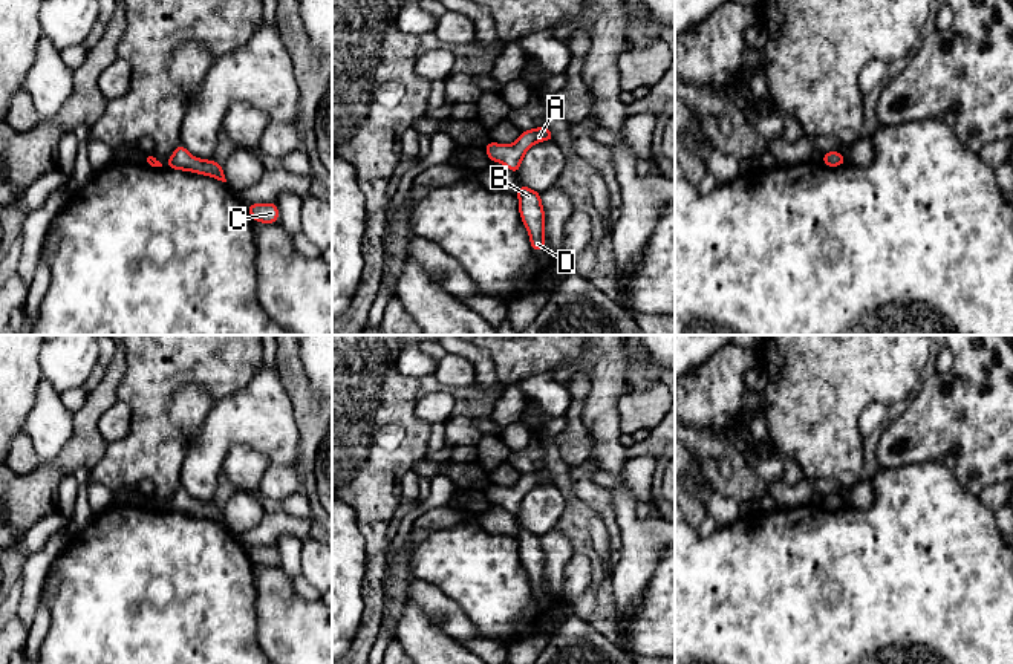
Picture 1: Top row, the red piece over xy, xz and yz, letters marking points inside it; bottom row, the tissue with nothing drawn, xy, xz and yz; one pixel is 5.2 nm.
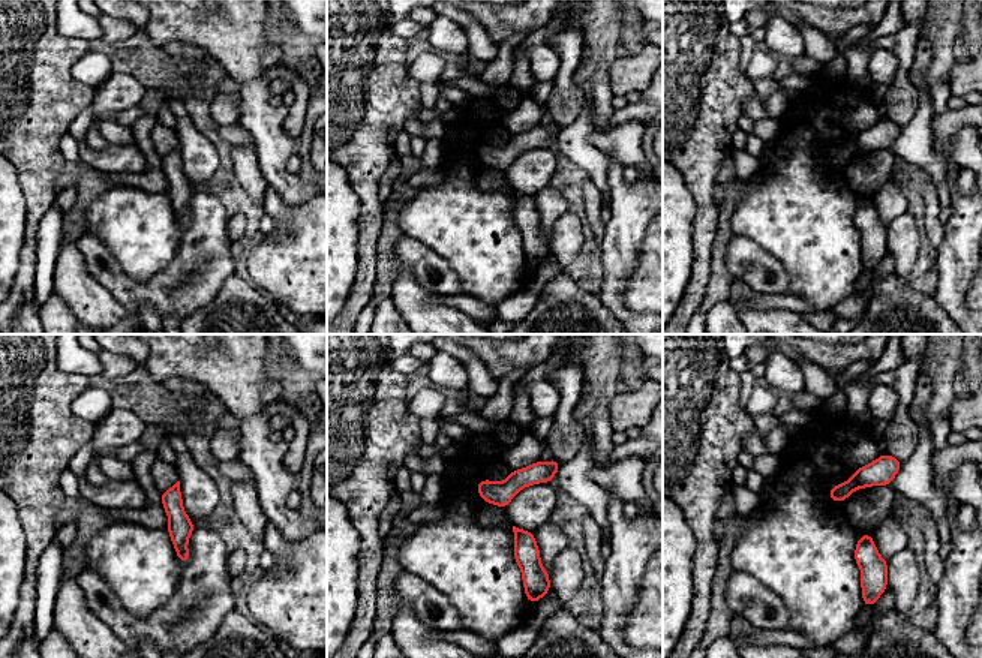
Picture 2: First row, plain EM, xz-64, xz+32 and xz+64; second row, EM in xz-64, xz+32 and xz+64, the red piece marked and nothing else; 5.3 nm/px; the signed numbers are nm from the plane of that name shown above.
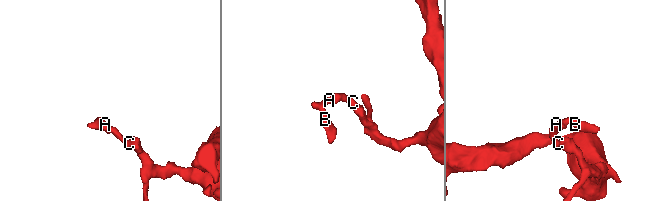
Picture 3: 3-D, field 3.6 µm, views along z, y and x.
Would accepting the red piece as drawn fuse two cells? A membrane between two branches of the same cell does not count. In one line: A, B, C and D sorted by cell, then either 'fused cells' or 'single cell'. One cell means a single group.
groups A B C D; single cell

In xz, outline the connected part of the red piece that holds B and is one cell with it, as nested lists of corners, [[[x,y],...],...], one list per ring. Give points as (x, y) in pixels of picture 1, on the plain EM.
[[[520,526],[516,537],[519,540],[520,561],[531,583],[531,592],[542,594],[545,591],[545,552],[540,535]]]

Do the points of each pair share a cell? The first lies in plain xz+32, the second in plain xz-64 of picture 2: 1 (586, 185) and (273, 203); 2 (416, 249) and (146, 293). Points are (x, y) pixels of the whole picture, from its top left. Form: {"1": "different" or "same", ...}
{"1": "different", "2": "same"}

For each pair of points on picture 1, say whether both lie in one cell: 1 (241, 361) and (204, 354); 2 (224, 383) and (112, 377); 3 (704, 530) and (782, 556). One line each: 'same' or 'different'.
1: same
2: different
3: different

